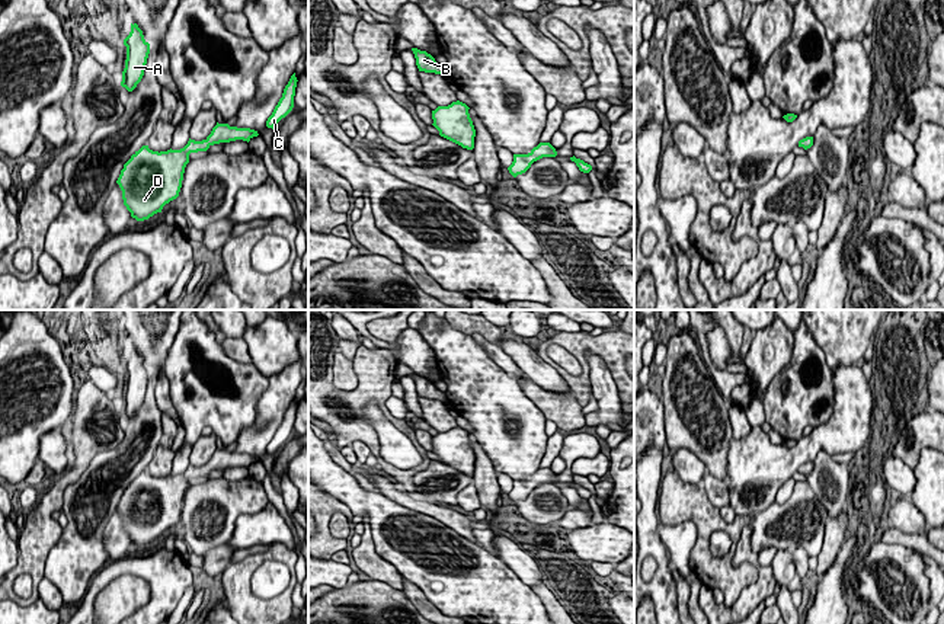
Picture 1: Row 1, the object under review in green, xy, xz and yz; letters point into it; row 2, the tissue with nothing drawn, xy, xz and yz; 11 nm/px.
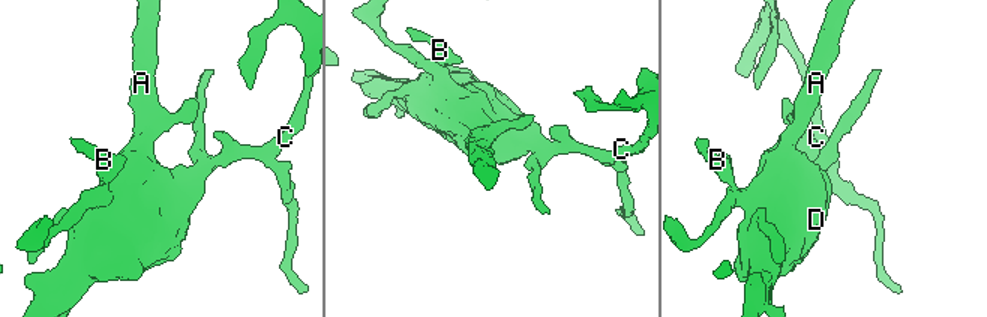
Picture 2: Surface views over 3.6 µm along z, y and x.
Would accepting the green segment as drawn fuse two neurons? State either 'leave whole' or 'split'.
leave whole

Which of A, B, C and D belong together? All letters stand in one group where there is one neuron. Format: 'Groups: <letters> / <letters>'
Groups: A B C D

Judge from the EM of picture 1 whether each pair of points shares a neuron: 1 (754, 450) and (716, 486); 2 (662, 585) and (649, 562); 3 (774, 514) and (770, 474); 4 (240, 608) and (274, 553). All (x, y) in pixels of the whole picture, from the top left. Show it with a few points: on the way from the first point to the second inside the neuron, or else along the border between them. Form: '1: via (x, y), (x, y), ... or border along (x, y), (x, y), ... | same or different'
1: border along (726, 480), (729, 504) | different
2: border along (650, 554), (656, 563), (656, 570), (649, 581) | different
3: border along (776, 501), (752, 518) | different
4: via (240, 592), (240, 576), (258, 559) | same

